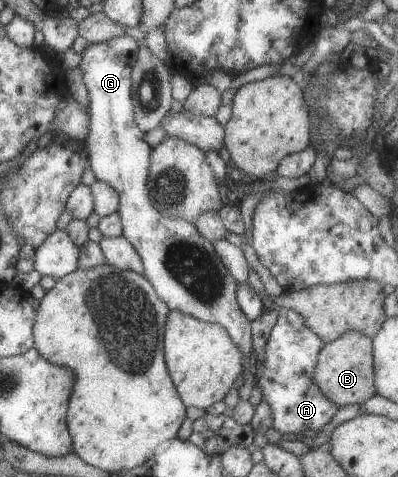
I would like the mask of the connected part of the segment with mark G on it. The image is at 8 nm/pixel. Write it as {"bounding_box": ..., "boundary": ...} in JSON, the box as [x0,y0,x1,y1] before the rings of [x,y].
{"bounding_box":[78,35,252,360],"boundary":[[[121,35],[101,44],[88,44],[80,54],[81,62],[78,67],[83,74],[82,80],[87,88],[89,100],[86,110],[89,118],[88,134],[83,147],[87,152],[90,169],[96,180],[105,182],[117,192],[116,214],[121,222],[122,236],[137,252],[143,266],[143,275],[155,290],[157,297],[165,302],[169,310],[177,310],[191,318],[221,326],[231,338],[231,342],[237,346],[241,358],[247,357],[249,360],[252,348],[250,321],[237,305],[235,295],[237,286],[217,257],[213,244],[195,229],[191,221],[181,218],[173,220],[159,214],[153,200],[149,198],[146,180],[149,177],[151,149],[147,146],[147,142],[142,141],[144,133],[133,122],[133,102],[131,102],[131,72],[137,52],[138,42],[129,36]]]}

